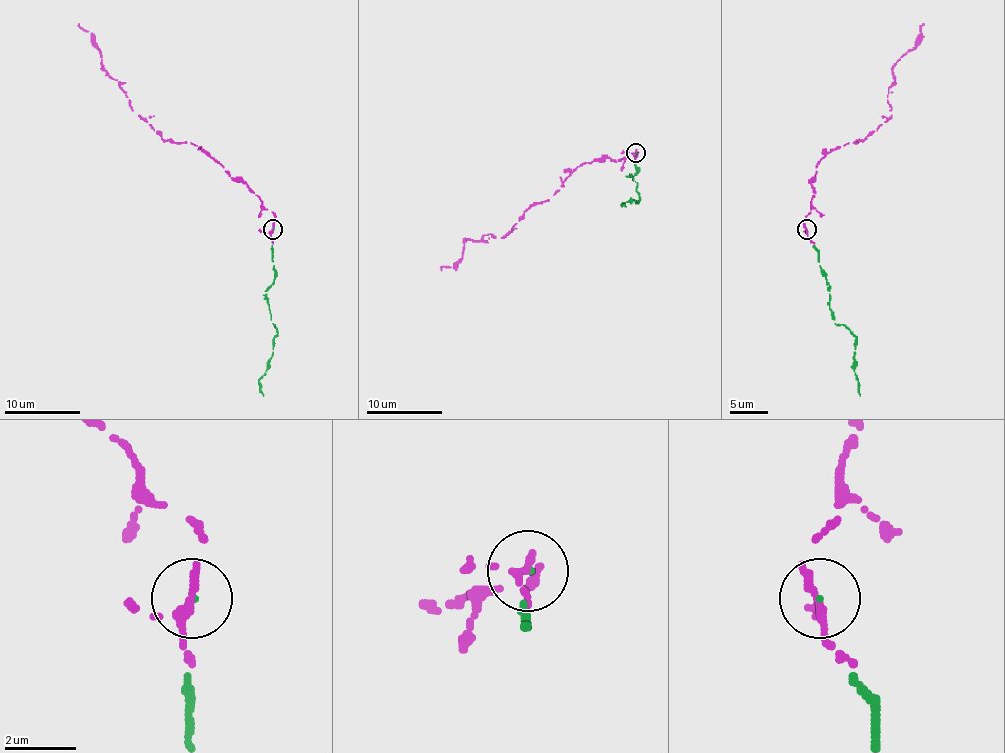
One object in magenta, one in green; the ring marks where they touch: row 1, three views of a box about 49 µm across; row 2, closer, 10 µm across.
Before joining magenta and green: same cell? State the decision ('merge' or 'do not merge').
merge

